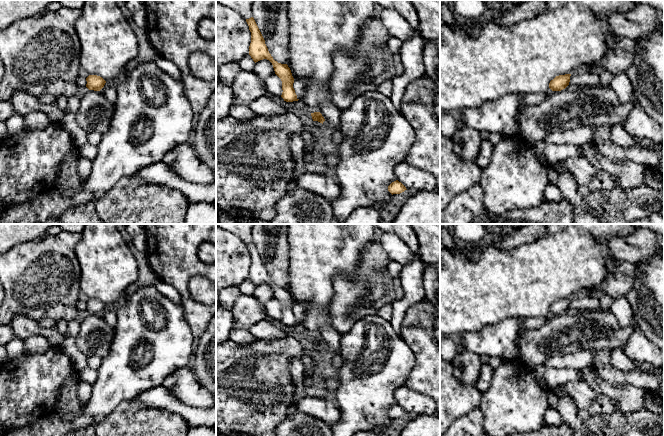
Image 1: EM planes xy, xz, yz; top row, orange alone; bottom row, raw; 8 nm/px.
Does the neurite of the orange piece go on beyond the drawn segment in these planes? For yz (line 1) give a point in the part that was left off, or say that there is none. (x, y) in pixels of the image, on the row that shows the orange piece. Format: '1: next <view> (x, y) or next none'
1: next none

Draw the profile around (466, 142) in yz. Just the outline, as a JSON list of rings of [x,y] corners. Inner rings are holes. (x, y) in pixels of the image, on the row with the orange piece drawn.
[[[465,126],[463,129],[457,129],[450,140],[459,157],[468,162],[476,161],[483,141],[480,131]]]

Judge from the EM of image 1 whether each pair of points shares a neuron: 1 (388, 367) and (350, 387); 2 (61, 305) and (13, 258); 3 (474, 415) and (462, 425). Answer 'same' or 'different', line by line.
1: same
2: same
3: same

